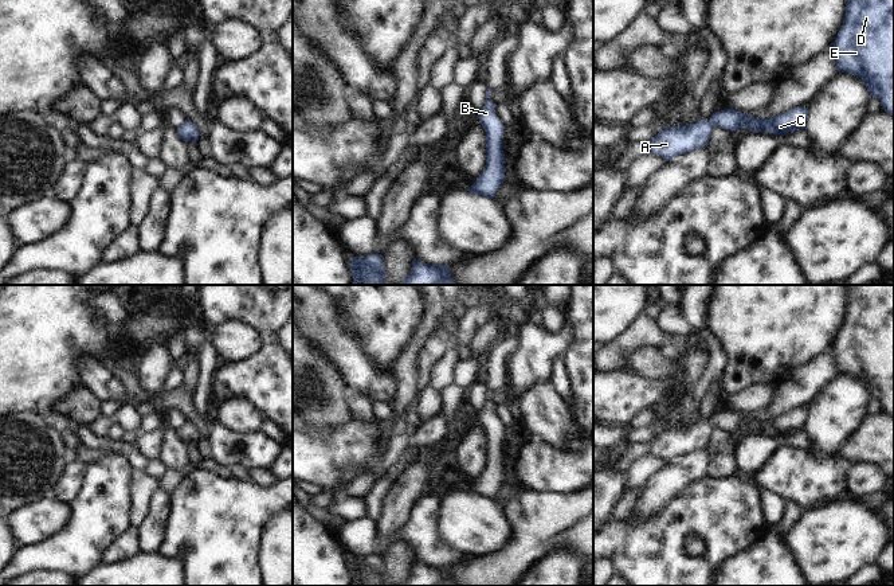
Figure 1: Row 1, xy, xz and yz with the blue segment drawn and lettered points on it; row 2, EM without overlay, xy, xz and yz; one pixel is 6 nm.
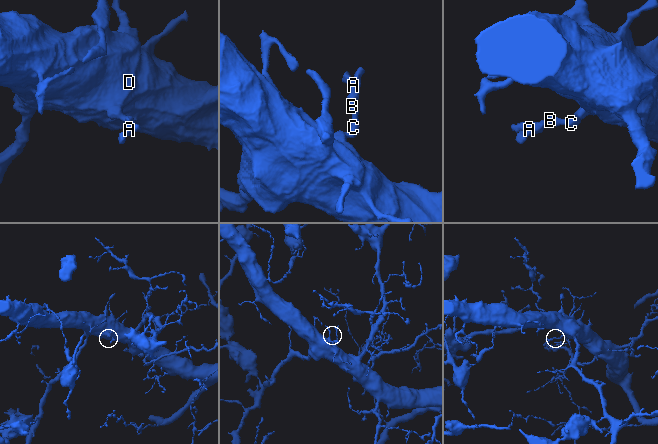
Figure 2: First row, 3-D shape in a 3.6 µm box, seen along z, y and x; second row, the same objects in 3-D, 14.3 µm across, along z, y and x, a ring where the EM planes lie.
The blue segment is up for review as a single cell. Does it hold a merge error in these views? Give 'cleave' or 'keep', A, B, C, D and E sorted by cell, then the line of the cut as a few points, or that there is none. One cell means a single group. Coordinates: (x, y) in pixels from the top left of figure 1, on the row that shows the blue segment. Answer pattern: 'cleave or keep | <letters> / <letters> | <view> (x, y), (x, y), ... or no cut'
keep | A B C D E | no cut

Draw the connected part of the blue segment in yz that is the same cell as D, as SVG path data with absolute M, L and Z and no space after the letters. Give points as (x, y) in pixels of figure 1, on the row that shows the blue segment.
M847 0L843 24L830 47L838 73L860 78L894 117L894 0Z

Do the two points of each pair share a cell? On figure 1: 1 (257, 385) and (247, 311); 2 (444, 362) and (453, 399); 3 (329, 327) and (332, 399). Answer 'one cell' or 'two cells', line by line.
1: one cell
2: two cells
3: two cells

